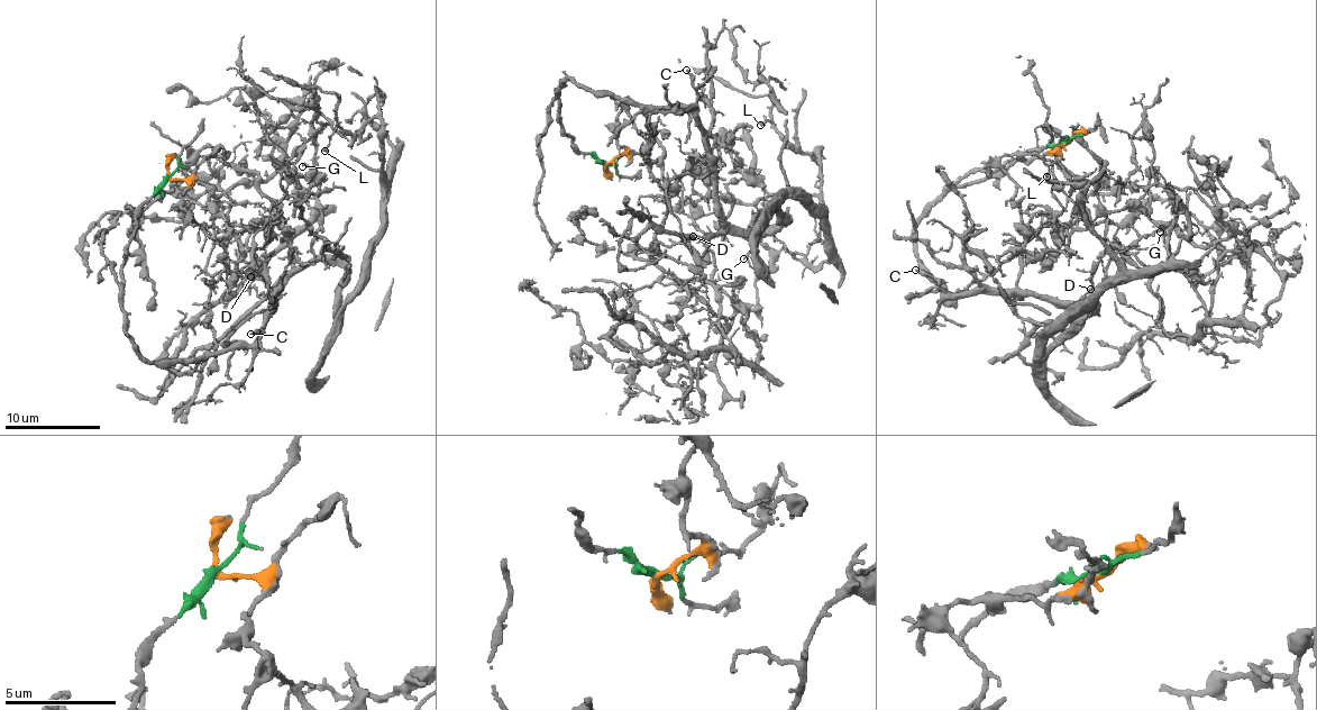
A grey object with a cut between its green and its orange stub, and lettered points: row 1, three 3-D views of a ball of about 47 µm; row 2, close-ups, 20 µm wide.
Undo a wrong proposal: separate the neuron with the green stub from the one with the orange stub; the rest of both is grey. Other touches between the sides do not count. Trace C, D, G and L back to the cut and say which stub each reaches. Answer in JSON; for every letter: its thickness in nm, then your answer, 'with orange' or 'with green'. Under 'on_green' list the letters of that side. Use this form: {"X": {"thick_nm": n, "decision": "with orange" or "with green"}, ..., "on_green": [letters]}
{"C": {"thick_nm": 170, "decision": "with green"}, "D": {"thick_nm": 140, "decision": "with green"}, "G": {"thick_nm": 180, "decision": "with green"}, "L": {"thick_nm": 190, "decision": "with green"}, "on_green": ["C", "D", "G", "L"]}

